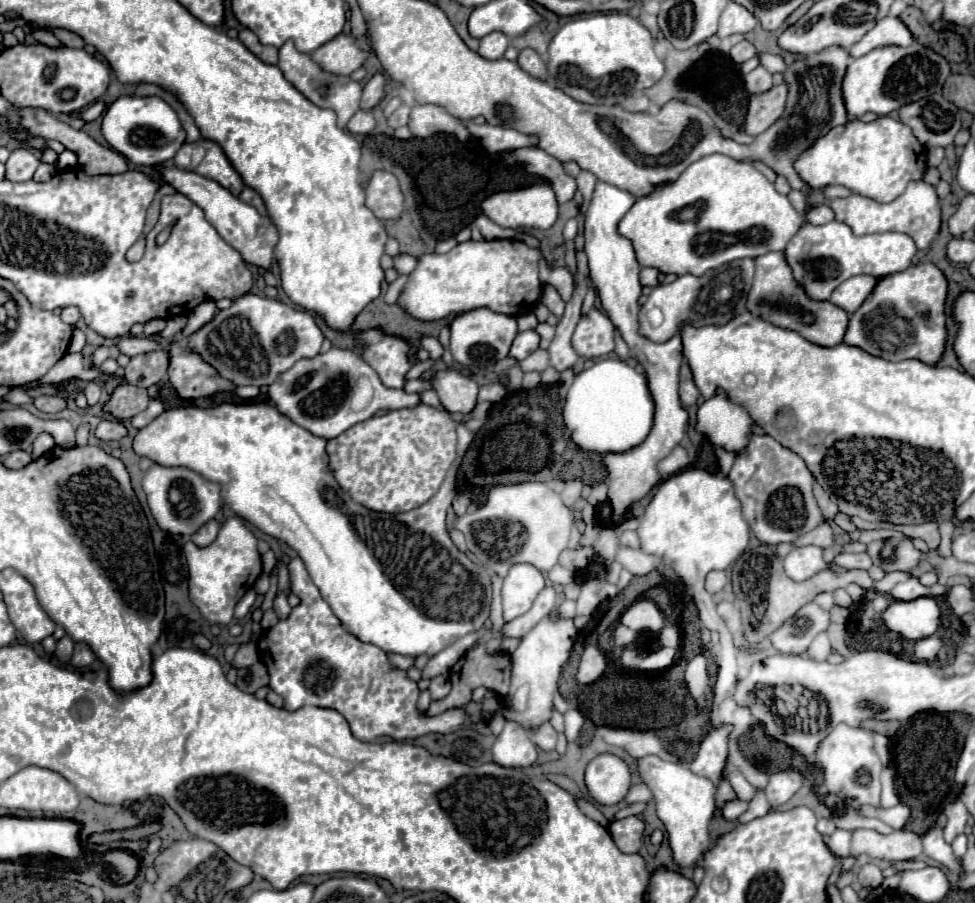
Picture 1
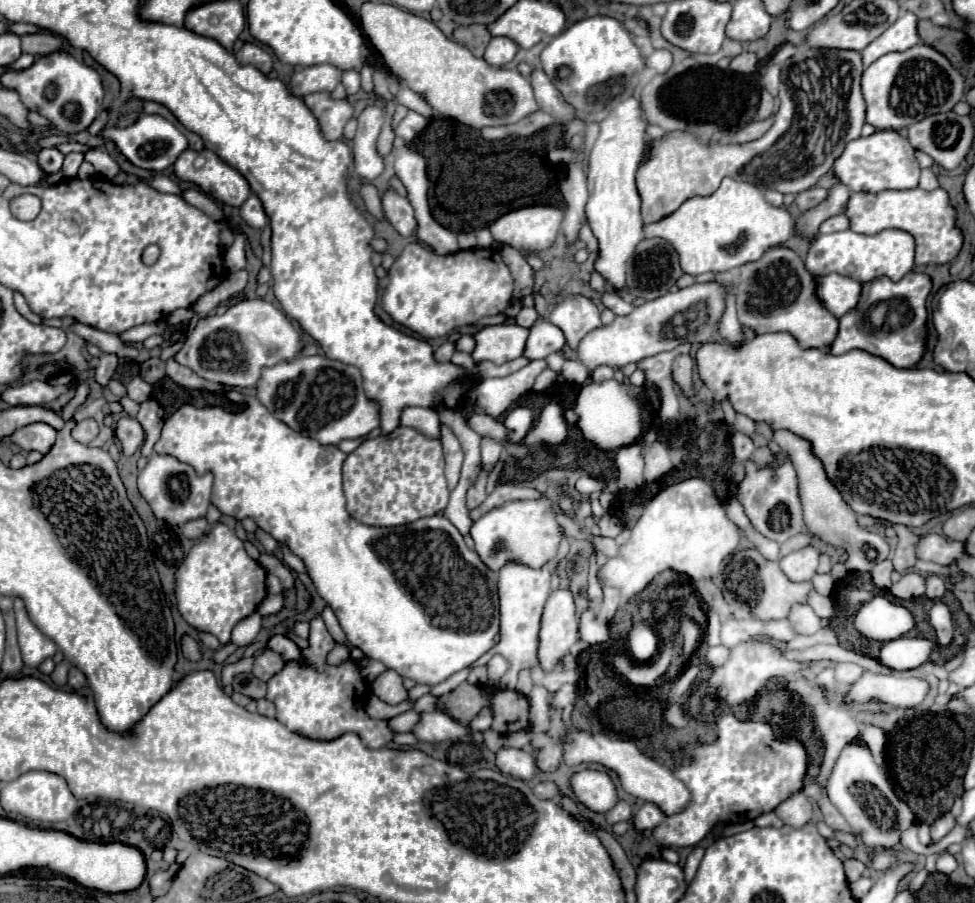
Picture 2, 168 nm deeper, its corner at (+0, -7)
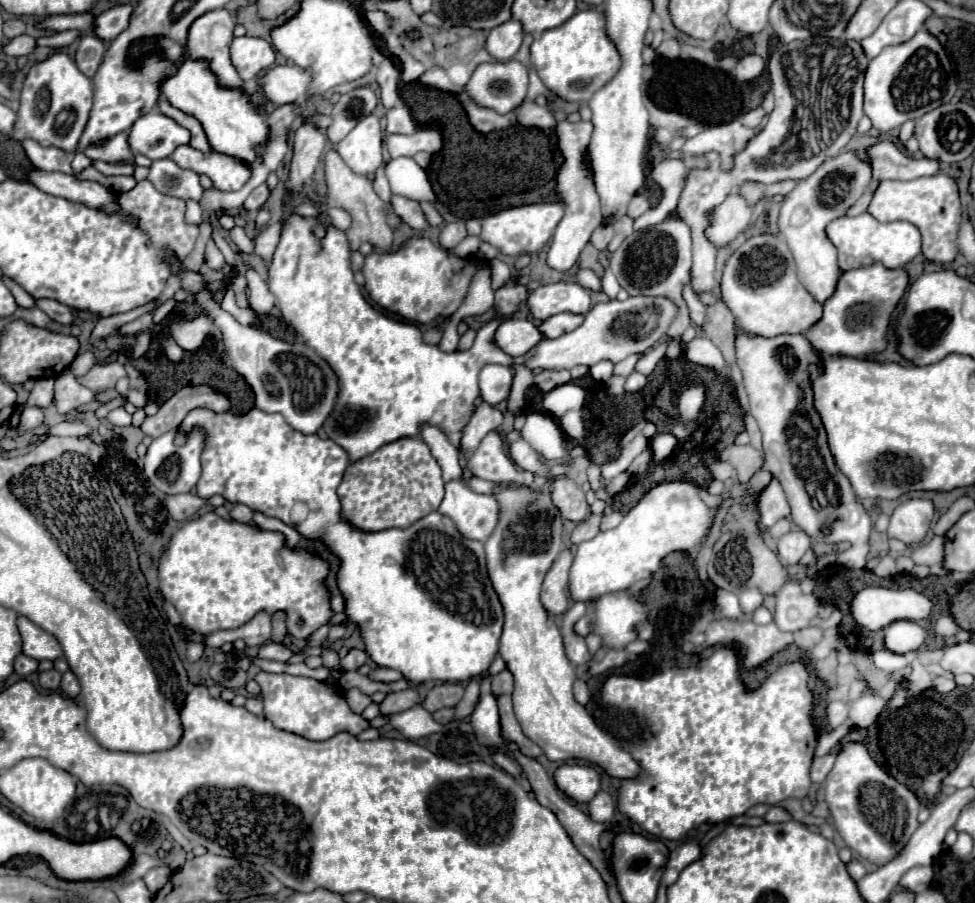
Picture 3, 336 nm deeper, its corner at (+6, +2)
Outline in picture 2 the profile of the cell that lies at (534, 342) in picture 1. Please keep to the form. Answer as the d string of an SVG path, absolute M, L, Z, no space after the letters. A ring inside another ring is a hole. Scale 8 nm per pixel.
M538 319L532 327L530 327L530 337L526 341L526 349L524 349L524 357L526 359L544 359L550 353L562 351L566 339L562 335L562 331L558 331L558 327L554 327L552 323Z

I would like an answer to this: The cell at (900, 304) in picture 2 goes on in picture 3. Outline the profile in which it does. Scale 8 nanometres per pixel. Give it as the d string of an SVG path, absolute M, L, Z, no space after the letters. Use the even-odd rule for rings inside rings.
M880 264L842 272L834 294L822 304L822 318L808 328L806 338L812 346L826 356L854 356L862 358L870 352L880 352L886 346L886 332L890 314L908 286L904 270L888 270Z

